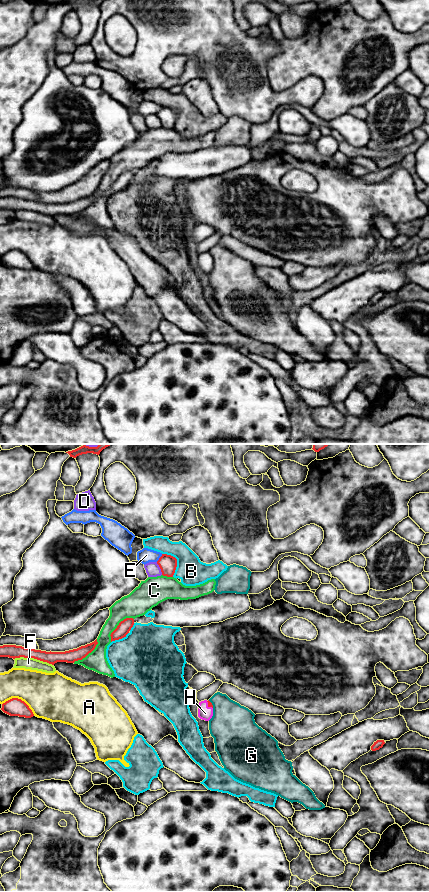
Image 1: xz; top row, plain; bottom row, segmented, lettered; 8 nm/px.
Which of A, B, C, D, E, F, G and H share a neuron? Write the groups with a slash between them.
A / B / C / D / E / F / G / H

